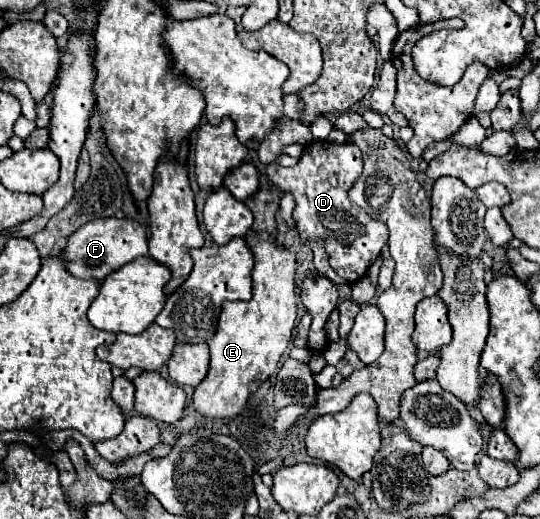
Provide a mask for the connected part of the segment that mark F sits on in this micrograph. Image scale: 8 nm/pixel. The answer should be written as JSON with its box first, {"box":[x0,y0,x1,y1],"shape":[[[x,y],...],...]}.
{"box":[62,219,148,281],"shape":[[[94,219],[82,225],[68,237],[68,243],[62,251],[62,259],[66,263],[66,271],[78,279],[94,279],[102,281],[106,275],[114,273],[122,265],[134,261],[140,255],[148,255],[148,237],[146,227],[132,219]]]}

